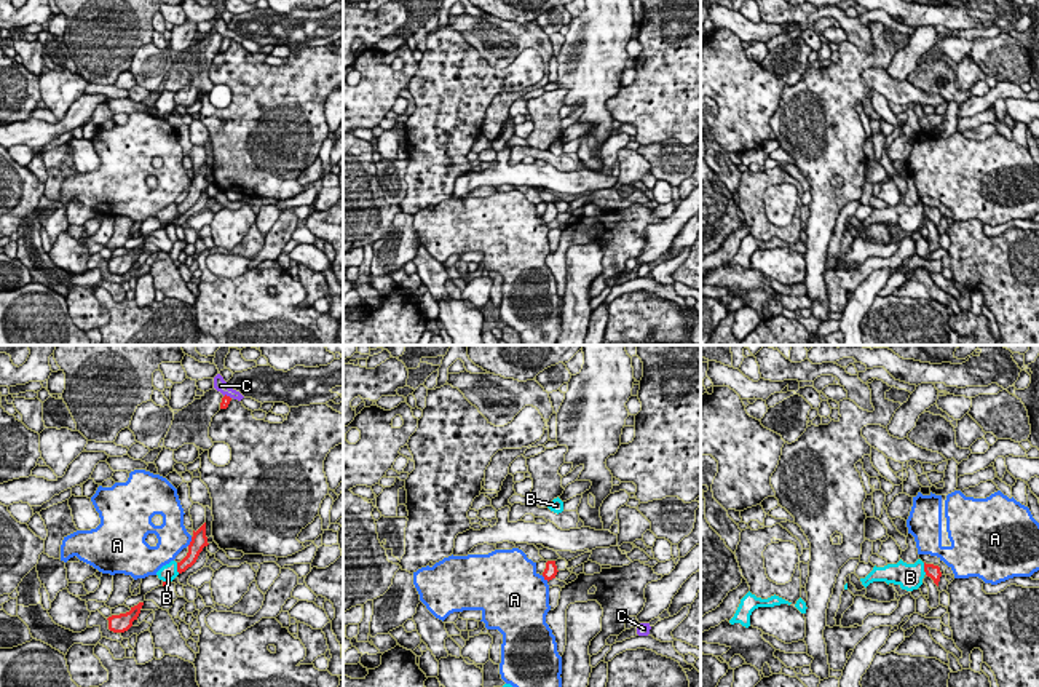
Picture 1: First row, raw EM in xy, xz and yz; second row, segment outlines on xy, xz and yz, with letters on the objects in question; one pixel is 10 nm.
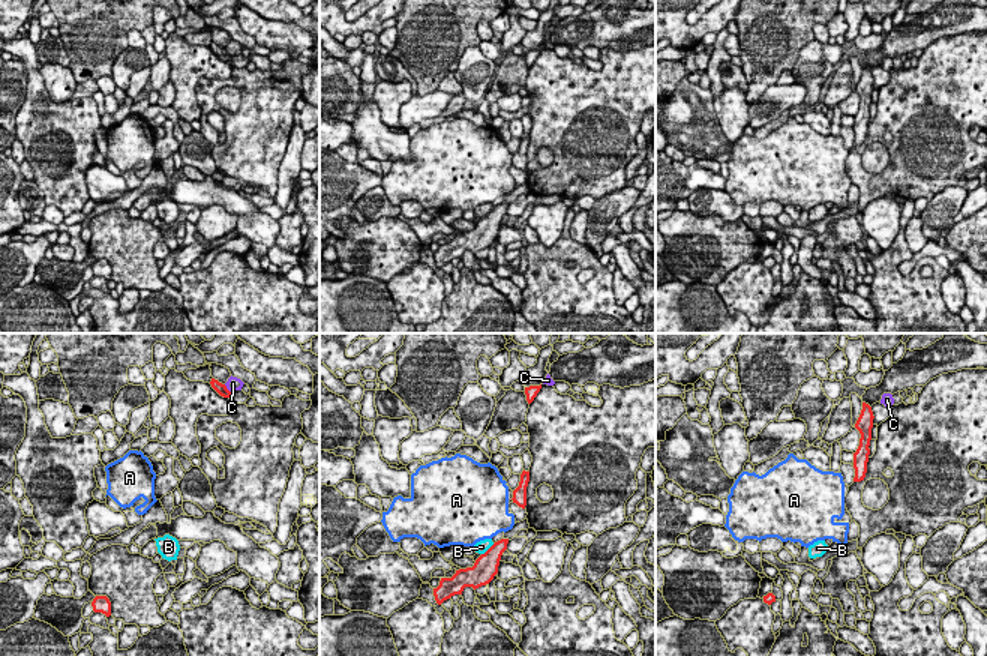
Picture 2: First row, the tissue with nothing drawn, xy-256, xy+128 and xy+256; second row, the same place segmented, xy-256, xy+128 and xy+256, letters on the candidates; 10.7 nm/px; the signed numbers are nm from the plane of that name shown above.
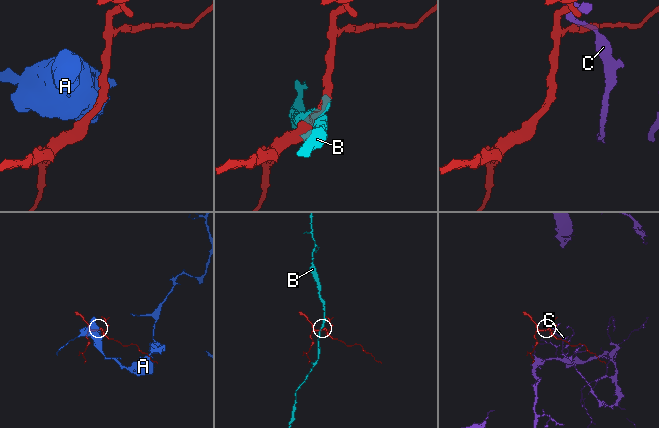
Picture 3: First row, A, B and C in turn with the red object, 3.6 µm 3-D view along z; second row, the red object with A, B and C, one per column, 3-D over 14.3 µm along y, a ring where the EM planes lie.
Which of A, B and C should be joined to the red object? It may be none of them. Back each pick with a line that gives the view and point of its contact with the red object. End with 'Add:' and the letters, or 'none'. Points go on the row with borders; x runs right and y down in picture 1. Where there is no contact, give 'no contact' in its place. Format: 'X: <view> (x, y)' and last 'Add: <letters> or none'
Add: none

